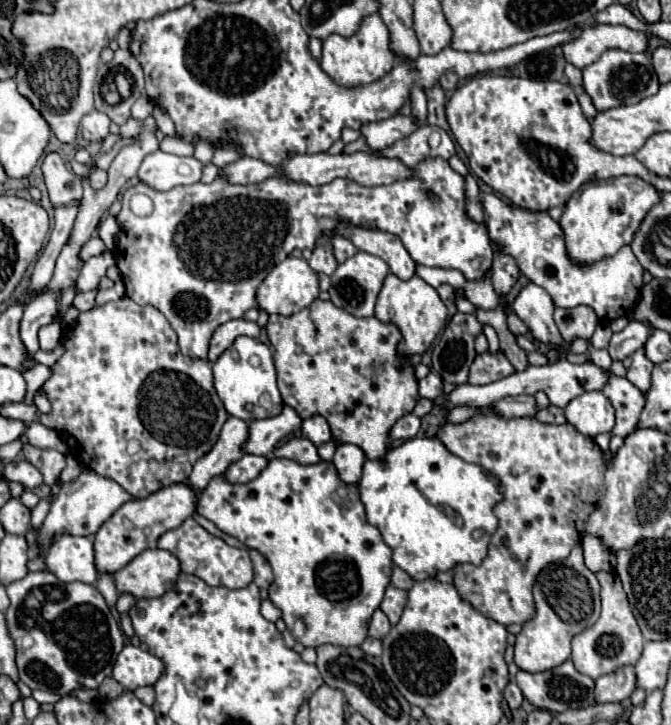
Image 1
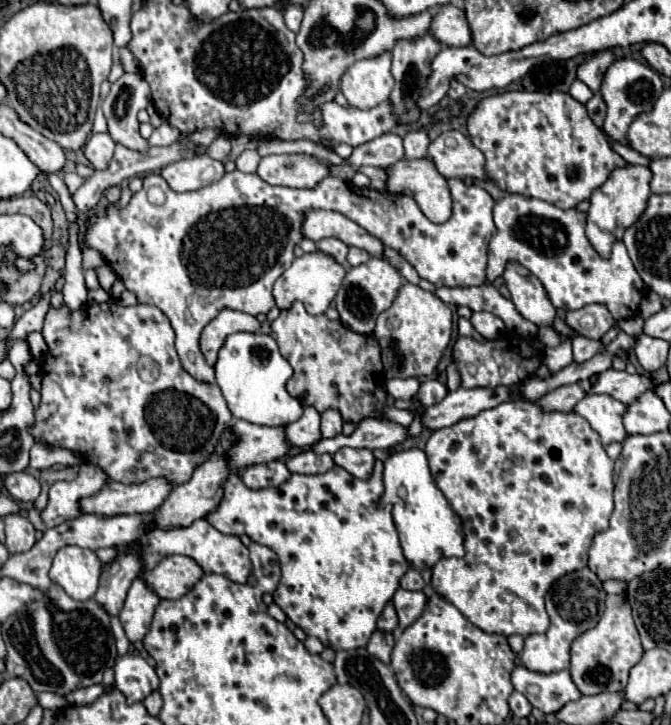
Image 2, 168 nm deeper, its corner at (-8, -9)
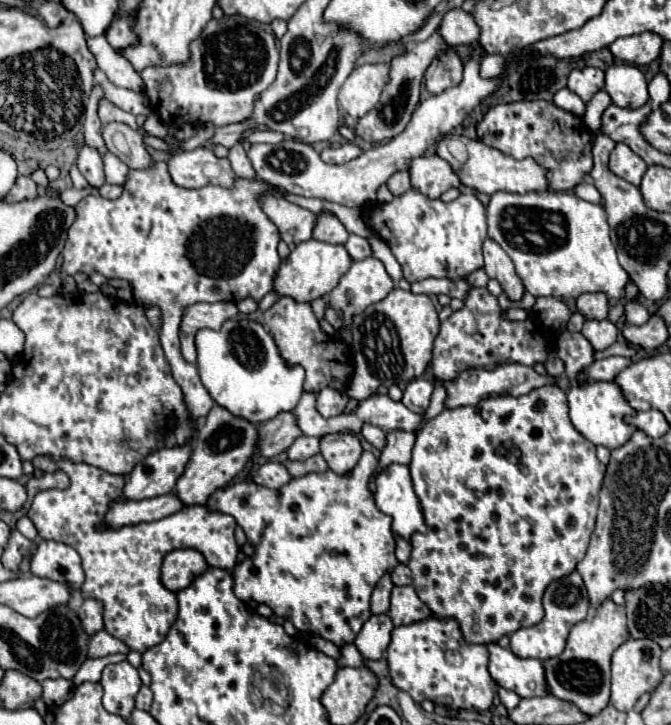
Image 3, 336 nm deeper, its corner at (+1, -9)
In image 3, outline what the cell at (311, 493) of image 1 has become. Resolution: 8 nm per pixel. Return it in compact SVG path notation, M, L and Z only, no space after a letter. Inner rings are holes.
M364 452L362 458L358 460L358 464L352 468L352 472L350 472L350 474L344 474L344 476L338 476L338 474L334 474L332 470L322 472L322 474L308 474L308 476L302 476L302 478L292 478L286 486L282 486L282 488L278 488L278 490L260 486L260 484L256 484L256 482L248 476L248 478L236 482L236 484L230 484L230 486L226 486L226 488L216 490L216 492L210 496L210 500L208 500L208 508L210 508L210 510L220 510L220 512L226 512L226 514L234 516L236 522L238 522L238 526L244 530L244 534L246 534L246 538L248 538L248 544L254 548L254 552L252 552L250 558L244 558L242 562L238 562L238 564L232 568L234 594L236 594L240 600L244 600L244 602L254 600L254 602L258 602L258 604L270 606L276 616L288 618L298 630L318 634L318 636L322 636L322 638L334 642L334 644L340 646L340 648L346 646L346 644L350 644L350 642L354 642L354 638L356 638L356 634L360 632L362 624L364 624L366 618L370 618L370 614L372 614L372 612L370 612L370 594L372 594L374 586L378 584L378 580L382 578L382 574L384 574L386 570L392 570L392 568L398 564L398 560L396 560L396 556L394 556L394 538L392 538L392 528L390 528L390 524L392 524L392 522L390 522L390 516L386 516L386 514L382 514L382 512L378 510L378 506L376 506L376 502L374 502L374 496L372 496L370 490L368 490L368 480L370 480L372 472L376 470L376 464L378 464L378 460L374 458L374 454L372 454L372 452Z

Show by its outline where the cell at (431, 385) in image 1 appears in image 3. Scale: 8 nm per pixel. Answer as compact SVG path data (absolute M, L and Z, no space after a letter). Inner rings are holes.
M416 378L416 380L412 380L412 382L406 386L404 396L402 396L402 404L404 404L408 410L412 410L412 412L422 414L422 412L428 408L428 404L430 404L432 390L434 390L434 386L432 386L430 380Z

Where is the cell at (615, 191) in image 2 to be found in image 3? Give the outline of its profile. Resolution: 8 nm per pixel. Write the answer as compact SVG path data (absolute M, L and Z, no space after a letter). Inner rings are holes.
M618 142L616 148L610 152L610 170L620 178L626 178L630 184L640 186L640 180L646 172L646 162L634 154L624 142Z

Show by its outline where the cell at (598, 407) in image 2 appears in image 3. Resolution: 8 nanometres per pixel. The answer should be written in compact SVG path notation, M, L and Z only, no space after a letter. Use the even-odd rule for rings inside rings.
M582 382L578 386L572 386L568 390L568 406L572 426L592 444L602 444L614 450L636 432L636 426L626 422L626 416L634 416L636 410L628 404L622 388L616 382Z

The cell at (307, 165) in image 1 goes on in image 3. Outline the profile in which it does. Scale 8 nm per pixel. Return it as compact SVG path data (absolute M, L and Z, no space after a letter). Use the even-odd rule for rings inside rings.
M438 154L414 158L410 178L412 186L428 198L440 198L440 194L444 194L448 188L460 188L460 178Z

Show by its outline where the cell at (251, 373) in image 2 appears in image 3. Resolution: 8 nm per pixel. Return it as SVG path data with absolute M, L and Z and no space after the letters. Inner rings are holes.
M230 318L220 330L198 330L196 350L200 380L208 394L216 404L254 424L266 422L280 412L294 410L302 396L304 368L288 366L280 356L272 334L254 320Z

